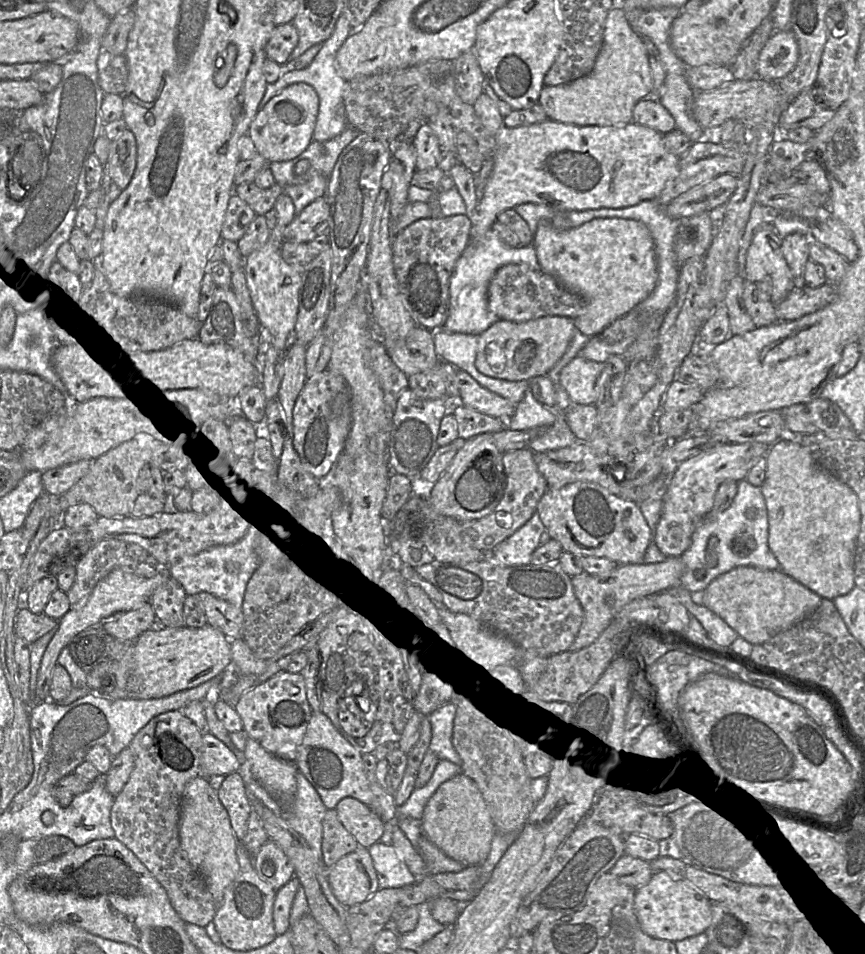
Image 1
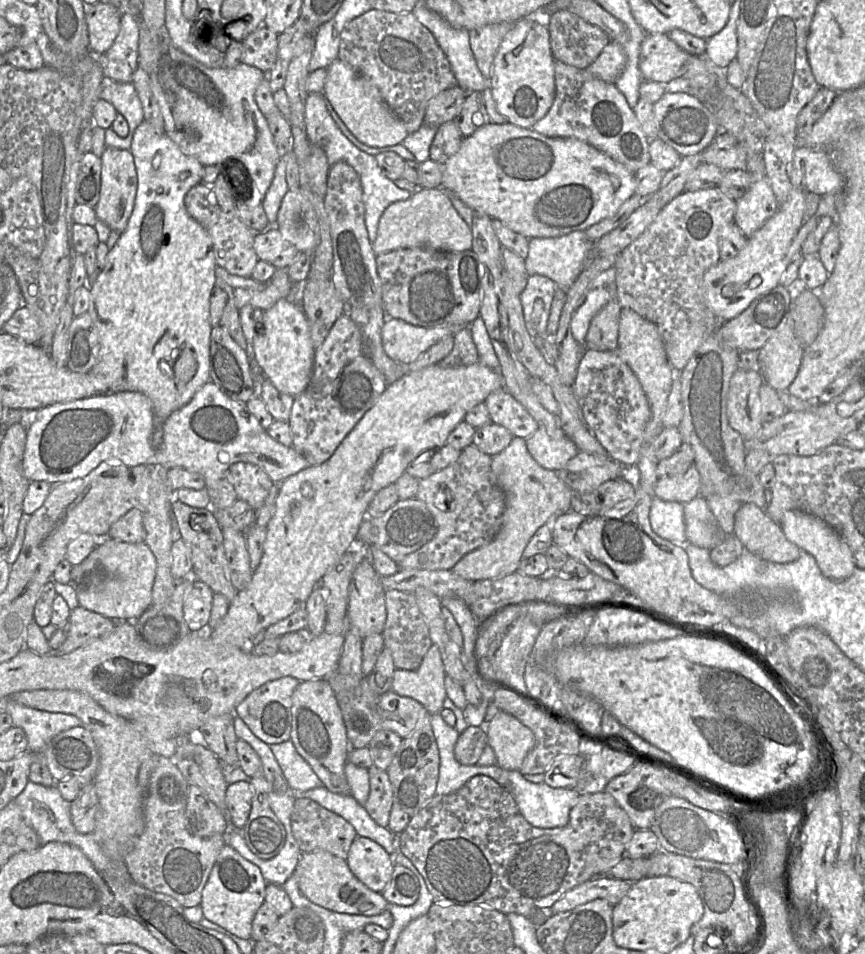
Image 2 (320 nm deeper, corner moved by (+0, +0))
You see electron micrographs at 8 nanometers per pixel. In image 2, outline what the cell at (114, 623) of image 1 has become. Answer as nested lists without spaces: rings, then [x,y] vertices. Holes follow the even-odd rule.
[[[81,606],[69,616],[69,632],[64,643],[52,653],[65,655],[113,631],[116,621]]]

